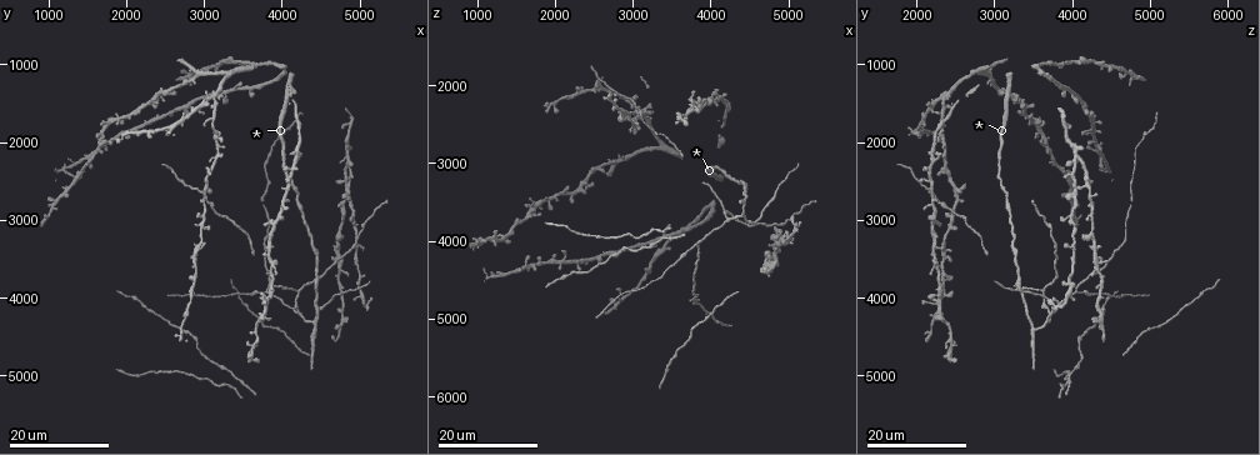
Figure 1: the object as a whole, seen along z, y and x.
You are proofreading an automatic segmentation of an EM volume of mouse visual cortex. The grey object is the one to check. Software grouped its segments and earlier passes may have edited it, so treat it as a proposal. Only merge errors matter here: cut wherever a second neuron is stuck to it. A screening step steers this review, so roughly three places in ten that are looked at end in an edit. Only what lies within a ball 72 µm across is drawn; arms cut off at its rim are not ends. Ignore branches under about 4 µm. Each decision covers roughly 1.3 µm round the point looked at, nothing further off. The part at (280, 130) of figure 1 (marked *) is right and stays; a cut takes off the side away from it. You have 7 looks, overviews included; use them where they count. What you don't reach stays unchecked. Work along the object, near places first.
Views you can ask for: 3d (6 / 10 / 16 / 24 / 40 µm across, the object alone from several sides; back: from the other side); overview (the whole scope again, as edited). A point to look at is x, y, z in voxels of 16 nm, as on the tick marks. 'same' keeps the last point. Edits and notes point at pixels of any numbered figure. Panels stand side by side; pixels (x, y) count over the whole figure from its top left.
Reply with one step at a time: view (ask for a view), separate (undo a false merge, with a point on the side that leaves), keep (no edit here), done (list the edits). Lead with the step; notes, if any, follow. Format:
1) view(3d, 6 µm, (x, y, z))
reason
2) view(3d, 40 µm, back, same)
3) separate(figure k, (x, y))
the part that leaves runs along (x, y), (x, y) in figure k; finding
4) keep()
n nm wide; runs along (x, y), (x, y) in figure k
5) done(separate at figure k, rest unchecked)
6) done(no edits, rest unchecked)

view(3d, 16 µm, (3150, 2850, 2400))
three arms meet

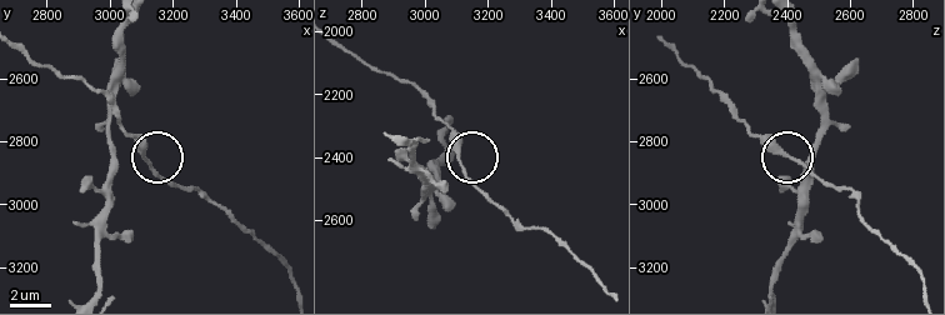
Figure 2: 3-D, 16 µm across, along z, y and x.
view(3d, 6 µm, (3110, 2850, 2420))
closer look

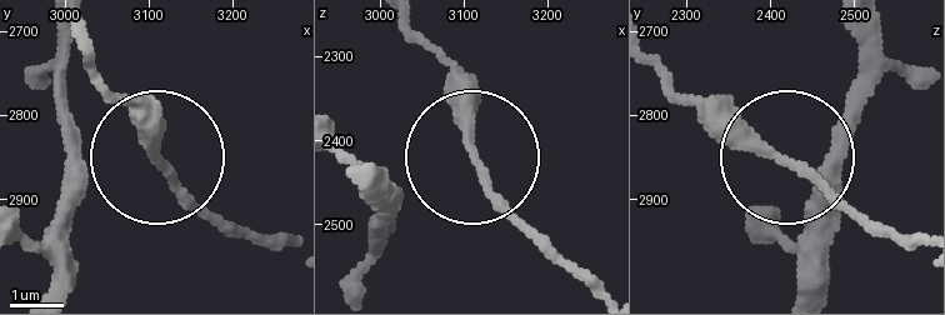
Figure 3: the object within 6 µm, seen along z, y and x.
keep()
side arm 19 µm; runs along (846, 24), (856, 119), (829, 159), (735, 141), (659, 69) in figure 3; continuous, no second neuron

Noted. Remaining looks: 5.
view(3d, 16 µm, (4900, 3350, 3750))
side arm on a straight run

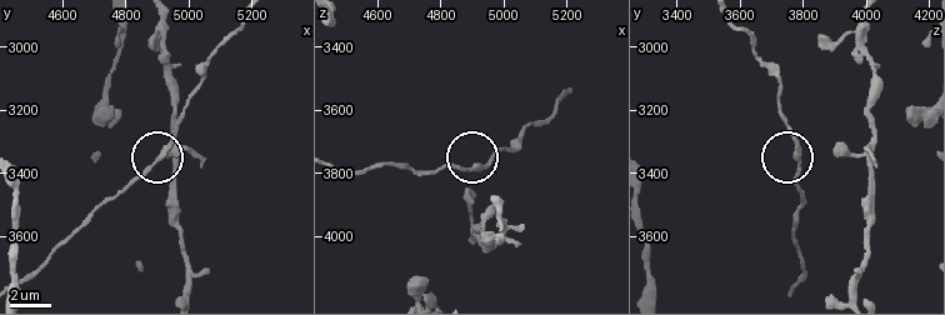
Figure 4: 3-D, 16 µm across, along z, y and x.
view(3d, 6 µm, (4920, 3320, 3790))

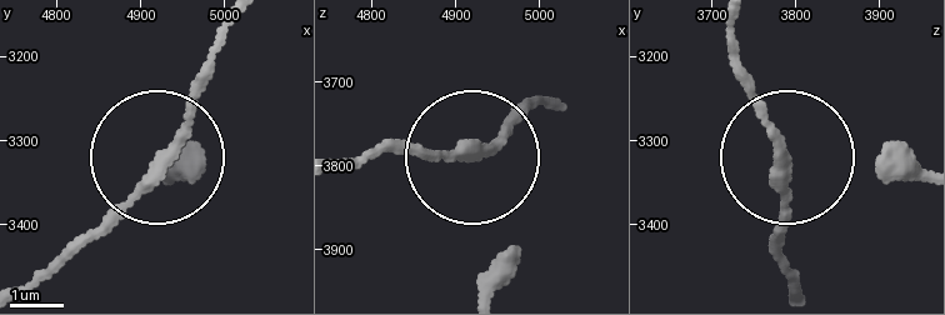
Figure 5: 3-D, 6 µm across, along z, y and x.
keep()
runs along (794, 293), (780, 248), (785, 140), (731, 50) in figure 5; one neuron here

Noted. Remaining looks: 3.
view(3d, 24 µm, (4000, 1850, 4950))
arms run side by side

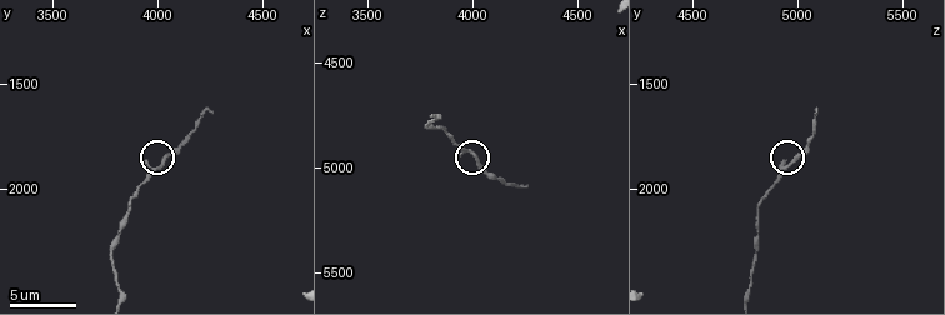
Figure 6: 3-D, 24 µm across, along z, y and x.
view(3d, 10 µm, (4020, 1880, 4970))
zoom in

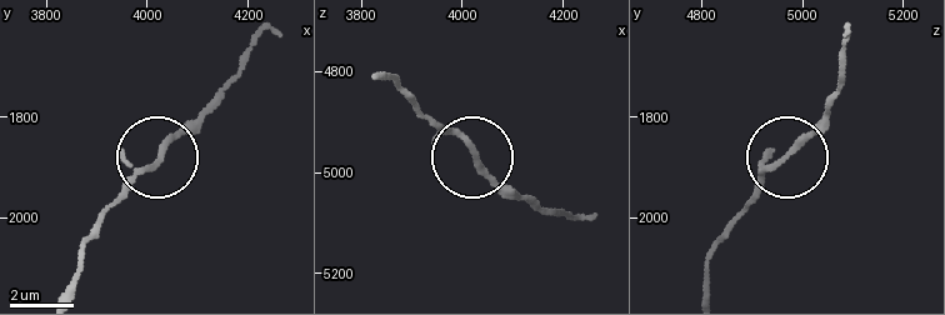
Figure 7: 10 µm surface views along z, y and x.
keep()
3 arms; runs along (374, 74), (395, 74), (493, 179), (538, 209) in figure 7; all the same neuron

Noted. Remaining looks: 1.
done(no edits, rest unchecked)

